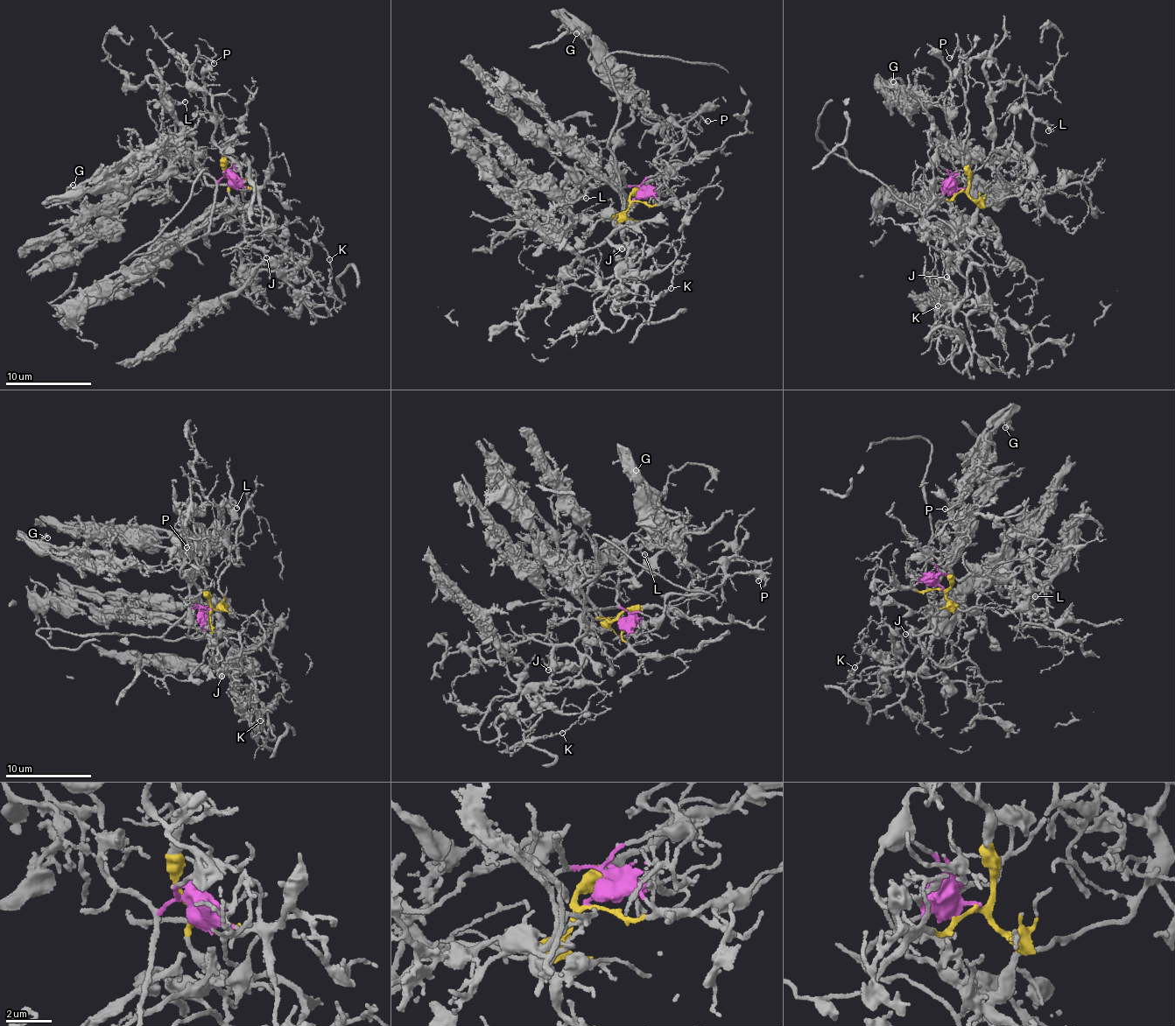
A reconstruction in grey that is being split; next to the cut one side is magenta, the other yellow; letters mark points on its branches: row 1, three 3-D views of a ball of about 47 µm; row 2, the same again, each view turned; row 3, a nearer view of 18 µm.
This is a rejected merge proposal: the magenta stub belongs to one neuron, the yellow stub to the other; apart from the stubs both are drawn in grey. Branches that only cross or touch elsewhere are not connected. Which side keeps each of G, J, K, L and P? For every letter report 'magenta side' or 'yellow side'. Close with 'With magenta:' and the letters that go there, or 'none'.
G: magenta side
J: magenta side
K: yellow side
L: yellow side
P: yellow side
With magenta: G, J

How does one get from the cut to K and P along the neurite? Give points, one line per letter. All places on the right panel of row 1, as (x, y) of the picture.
K: (965, 190), (980, 207), (972, 242), (960, 256), (966, 288), (954, 305), (938, 293), (939, 277), (938, 305)
P: (965, 190), (969, 179), (969, 153), (964, 146), (968, 125), (966, 108), (967, 55), (959, 46), (950, 58)

